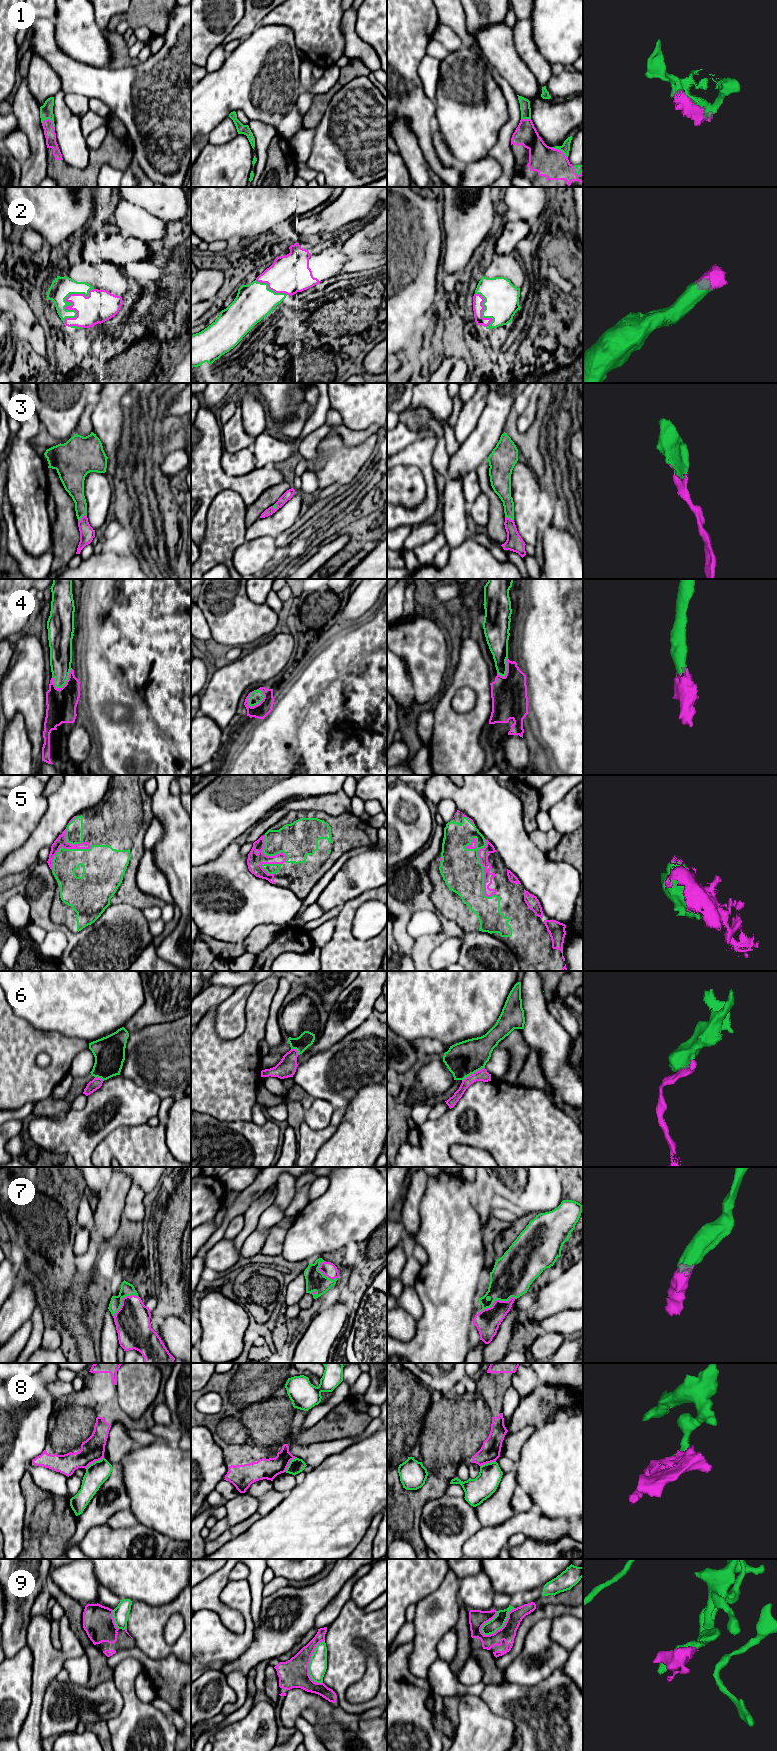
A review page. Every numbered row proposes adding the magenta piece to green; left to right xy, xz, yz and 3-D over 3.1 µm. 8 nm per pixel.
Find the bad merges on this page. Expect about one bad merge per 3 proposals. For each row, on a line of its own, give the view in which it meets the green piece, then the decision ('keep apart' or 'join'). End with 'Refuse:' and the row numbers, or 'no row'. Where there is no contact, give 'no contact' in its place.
1: xy | join
2: xy | join
3: xy | join
4: xz | join
5: yz | join
6: yz | keep apart
7: yz | join
8: xy | keep apart
9: yz | keep apart
Refuse: 6, 8, 9

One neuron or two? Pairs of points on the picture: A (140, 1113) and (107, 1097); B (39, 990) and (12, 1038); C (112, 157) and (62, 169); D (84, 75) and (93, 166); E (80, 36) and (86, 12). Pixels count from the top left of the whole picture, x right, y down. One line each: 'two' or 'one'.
A: one
B: two
C: one
D: two
E: one

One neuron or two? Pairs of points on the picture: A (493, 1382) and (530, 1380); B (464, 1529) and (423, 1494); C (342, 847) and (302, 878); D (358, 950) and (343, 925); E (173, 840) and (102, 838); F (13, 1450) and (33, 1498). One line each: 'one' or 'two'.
A: two
B: two
C: one
D: one
E: two
F: two

